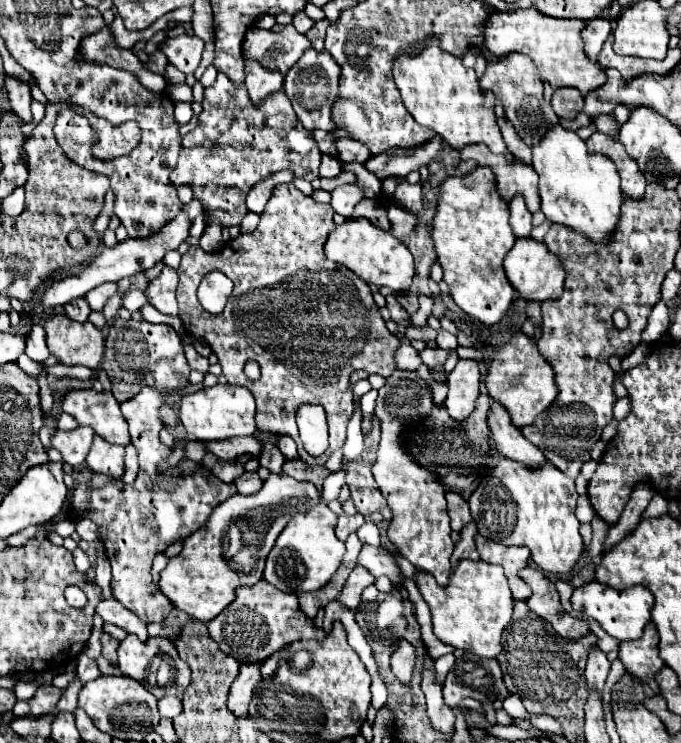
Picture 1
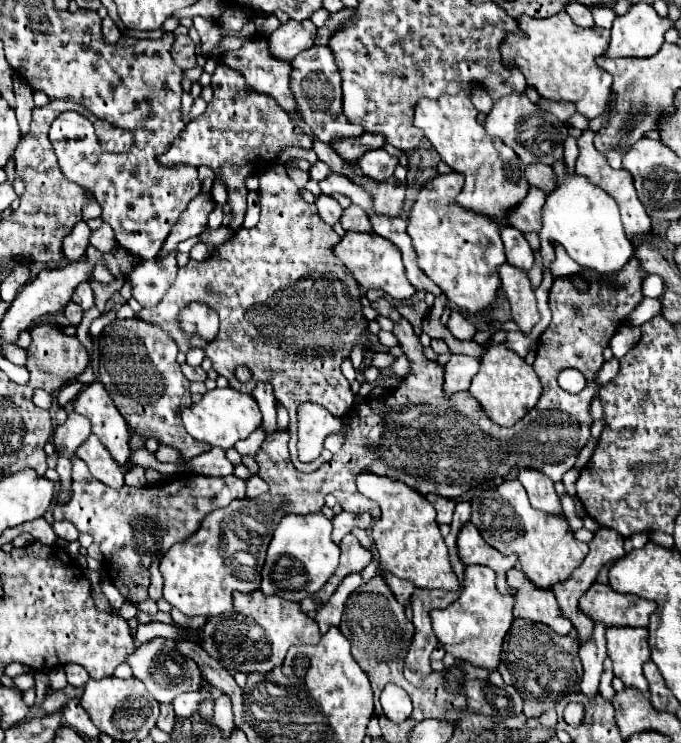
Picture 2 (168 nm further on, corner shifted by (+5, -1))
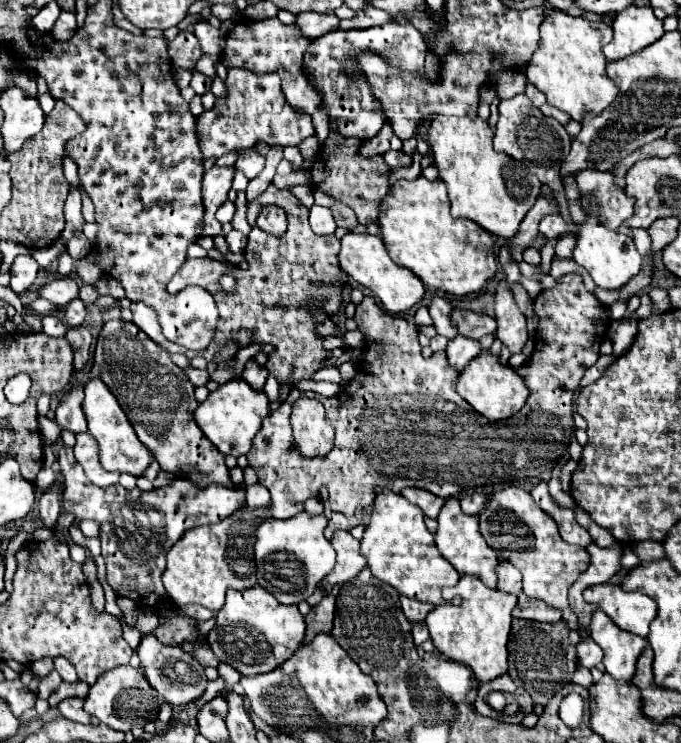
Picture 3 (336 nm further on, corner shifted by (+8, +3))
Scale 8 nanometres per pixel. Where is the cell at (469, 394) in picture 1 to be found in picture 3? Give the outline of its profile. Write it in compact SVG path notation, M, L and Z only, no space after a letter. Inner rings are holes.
M456 336L454 340L450 340L446 348L448 362L456 372L462 372L462 368L466 368L466 364L474 360L478 354L480 354L478 340L470 340L464 336Z

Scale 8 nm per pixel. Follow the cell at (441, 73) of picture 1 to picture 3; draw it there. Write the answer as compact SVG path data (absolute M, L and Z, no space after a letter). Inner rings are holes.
M434 116L428 124L428 144L434 152L434 164L448 186L454 218L468 218L490 234L512 238L526 212L538 200L540 180L514 158L492 148L494 130L482 118L446 118Z

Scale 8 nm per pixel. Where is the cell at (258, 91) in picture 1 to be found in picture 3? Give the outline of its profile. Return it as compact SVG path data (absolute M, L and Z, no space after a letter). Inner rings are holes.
M278 18L242 20L226 36L222 64L226 68L244 68L254 74L276 72L282 78L282 92L286 96L286 102L290 102L290 106L294 106L294 110L298 110L298 112L314 114L316 108L320 106L320 100L318 100L320 94L318 94L318 90L314 90L314 86L306 80L306 76L302 72L302 56L304 56L308 44L310 44L310 40L300 36L294 24L286 26Z

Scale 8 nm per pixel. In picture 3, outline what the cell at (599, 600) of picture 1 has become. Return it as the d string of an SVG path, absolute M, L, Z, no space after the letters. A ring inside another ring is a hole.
M596 584L584 590L584 600L598 604L622 630L648 636L648 626L656 618L656 602L642 592L624 592L614 584Z

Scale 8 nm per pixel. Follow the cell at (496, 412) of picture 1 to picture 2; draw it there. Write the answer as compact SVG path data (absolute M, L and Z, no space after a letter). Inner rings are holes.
M519 470L519 480L525 486L533 508L553 516L563 516L563 508L559 502L559 494L553 488L553 480L545 478L541 472L535 470Z

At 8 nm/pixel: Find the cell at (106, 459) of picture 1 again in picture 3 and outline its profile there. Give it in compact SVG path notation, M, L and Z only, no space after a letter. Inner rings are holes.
M84 432L84 434L76 434L76 440L78 440L78 442L76 442L76 446L74 446L74 456L76 456L76 460L82 464L86 476L90 478L90 482L96 484L96 486L100 486L100 488L118 484L120 474L108 472L108 470L104 470L104 466L100 464L98 444L94 442L94 436L90 436L88 432Z

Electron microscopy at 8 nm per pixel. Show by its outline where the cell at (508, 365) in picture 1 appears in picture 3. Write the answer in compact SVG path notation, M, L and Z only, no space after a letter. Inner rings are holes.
M480 352L478 358L474 358L462 372L458 378L458 394L482 416L486 416L490 422L498 422L498 420L506 420L510 416L514 416L524 404L526 398L530 396L530 390L524 382L524 378L520 378L520 374L510 366L510 364L502 364L498 362L498 356L492 356L490 352Z

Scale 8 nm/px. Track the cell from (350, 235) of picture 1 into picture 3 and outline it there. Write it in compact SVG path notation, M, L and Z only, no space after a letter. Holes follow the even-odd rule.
M348 232L340 242L342 242L342 250L338 254L340 268L350 278L354 278L358 284L370 288L386 312L406 314L412 306L420 304L420 300L424 296L424 284L420 282L420 278L414 272L406 270L404 266L398 266L390 258L390 252L386 250L386 244L382 242L380 236Z

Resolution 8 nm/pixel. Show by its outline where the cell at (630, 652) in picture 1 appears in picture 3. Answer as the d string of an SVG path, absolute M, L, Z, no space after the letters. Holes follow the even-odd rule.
M602 610L594 612L592 640L604 650L604 665L600 663L597 668L604 672L606 666L608 674L630 682L636 674L636 660L646 648L648 640L638 634L624 632Z

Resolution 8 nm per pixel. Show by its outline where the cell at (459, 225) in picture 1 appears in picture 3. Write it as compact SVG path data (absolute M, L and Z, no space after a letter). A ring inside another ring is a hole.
M422 174L416 180L398 180L392 186L390 196L382 200L380 208L380 228L382 228L382 240L390 250L390 256L396 264L410 268L422 282L430 288L442 290L446 296L466 296L478 292L498 270L496 254L494 254L494 240L492 234L482 230L472 220L464 218L452 218L450 214L450 200L446 194L446 186L442 180L428 180Z

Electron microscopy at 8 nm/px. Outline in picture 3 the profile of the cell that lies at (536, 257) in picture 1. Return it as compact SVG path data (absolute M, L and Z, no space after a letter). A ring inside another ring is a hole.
M502 280L496 290L496 322L498 322L496 336L510 348L512 354L520 352L528 338L526 318L518 308L510 284L506 280Z

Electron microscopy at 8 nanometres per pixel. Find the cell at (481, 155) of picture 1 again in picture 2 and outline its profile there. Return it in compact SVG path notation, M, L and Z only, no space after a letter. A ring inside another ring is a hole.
M531 186L529 194L525 196L525 200L521 202L521 206L517 206L517 210L513 210L513 214L509 214L507 222L511 226L515 226L517 230L525 232L539 232L541 230L541 210L545 204L545 194Z

